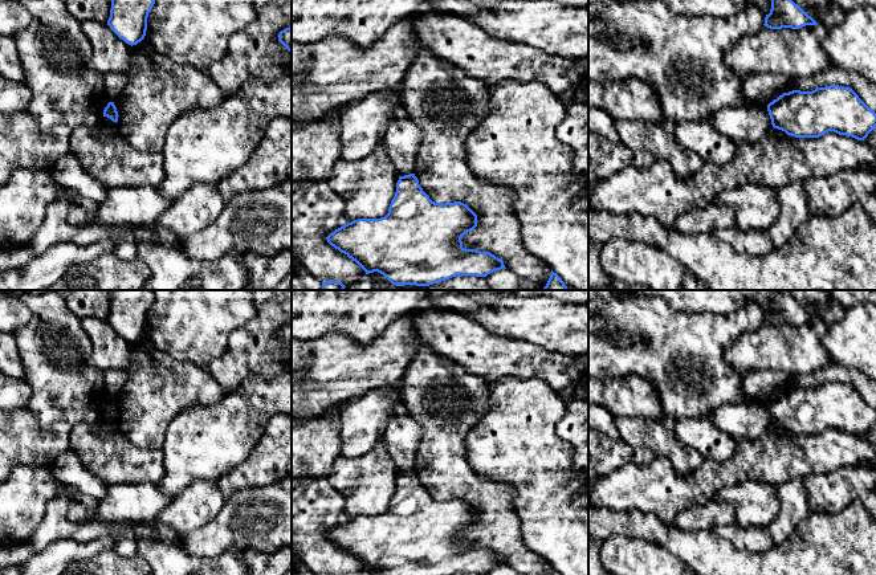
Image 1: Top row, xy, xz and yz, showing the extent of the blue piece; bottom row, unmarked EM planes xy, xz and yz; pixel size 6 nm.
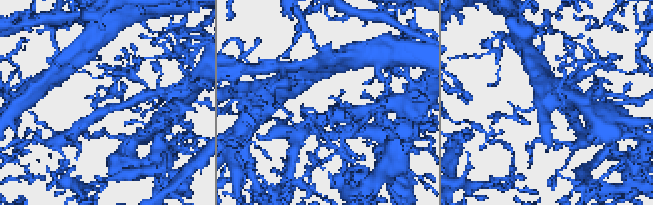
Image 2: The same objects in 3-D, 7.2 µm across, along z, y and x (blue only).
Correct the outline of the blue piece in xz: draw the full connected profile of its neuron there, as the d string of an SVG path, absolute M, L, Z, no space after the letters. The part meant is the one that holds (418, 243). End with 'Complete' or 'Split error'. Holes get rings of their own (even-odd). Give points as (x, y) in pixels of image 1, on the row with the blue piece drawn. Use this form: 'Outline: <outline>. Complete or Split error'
Outline: M415 174L399 176L396 192L390 204L388 213L380 219L358 219L330 233L327 242L355 261L366 274L378 272L392 285L429 286L447 281L456 276L486 277L488 274L506 269L504 261L489 252L464 249L463 236L477 227L477 215L464 203L435 203L423 191Z. Complete

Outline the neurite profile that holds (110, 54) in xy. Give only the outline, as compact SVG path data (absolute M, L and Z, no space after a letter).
M87 20L81 26L93 48L89 68L105 76L130 70L133 46L119 38L107 23Z

